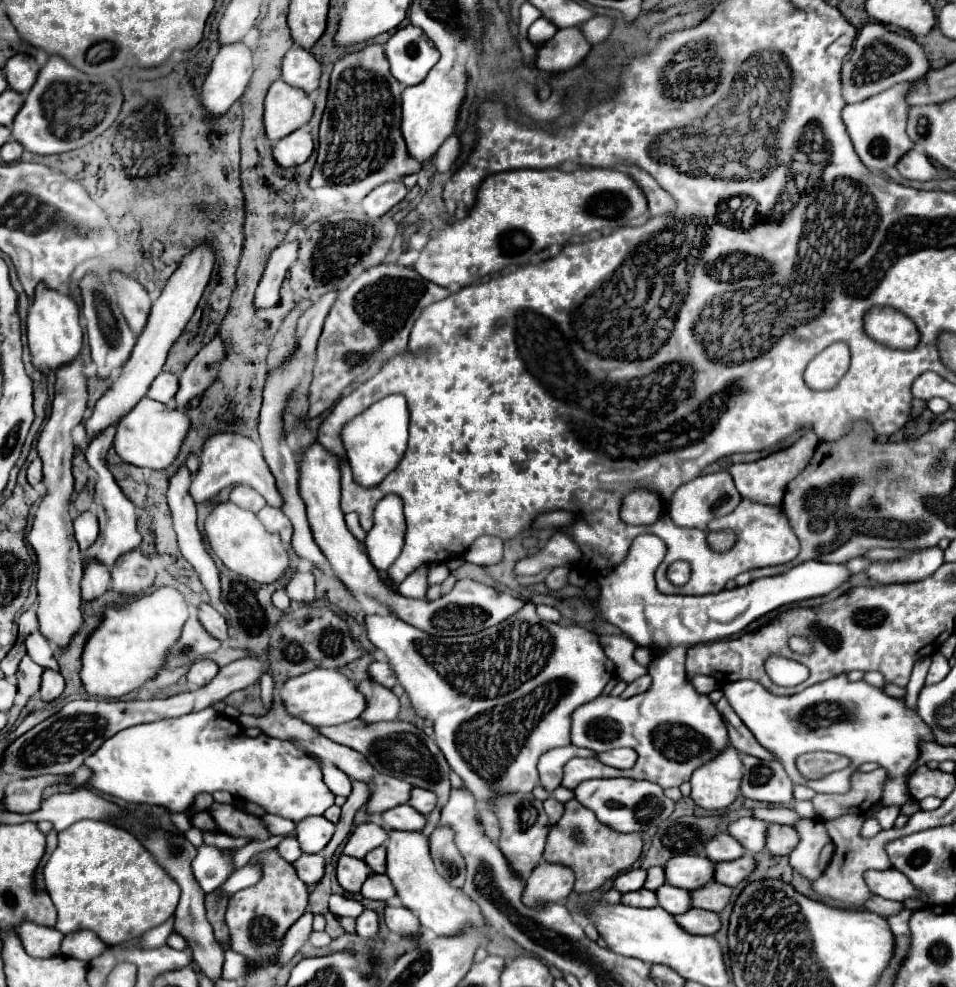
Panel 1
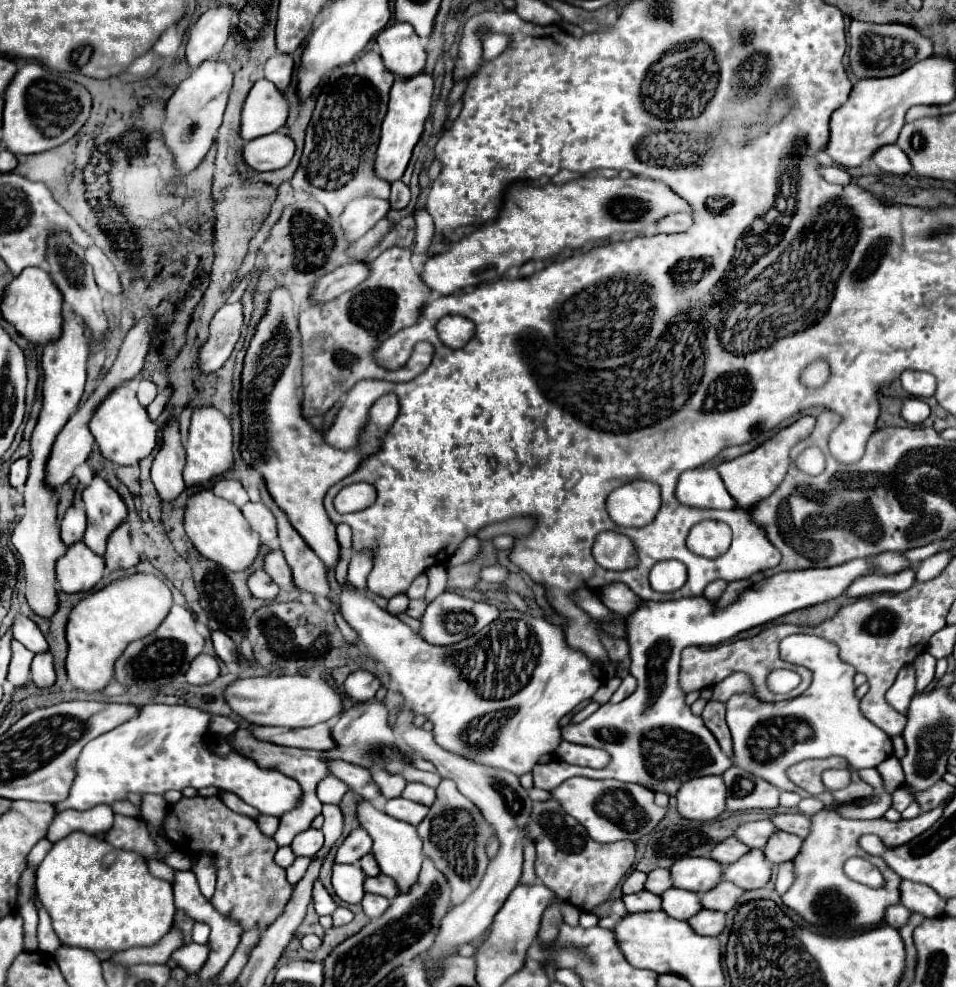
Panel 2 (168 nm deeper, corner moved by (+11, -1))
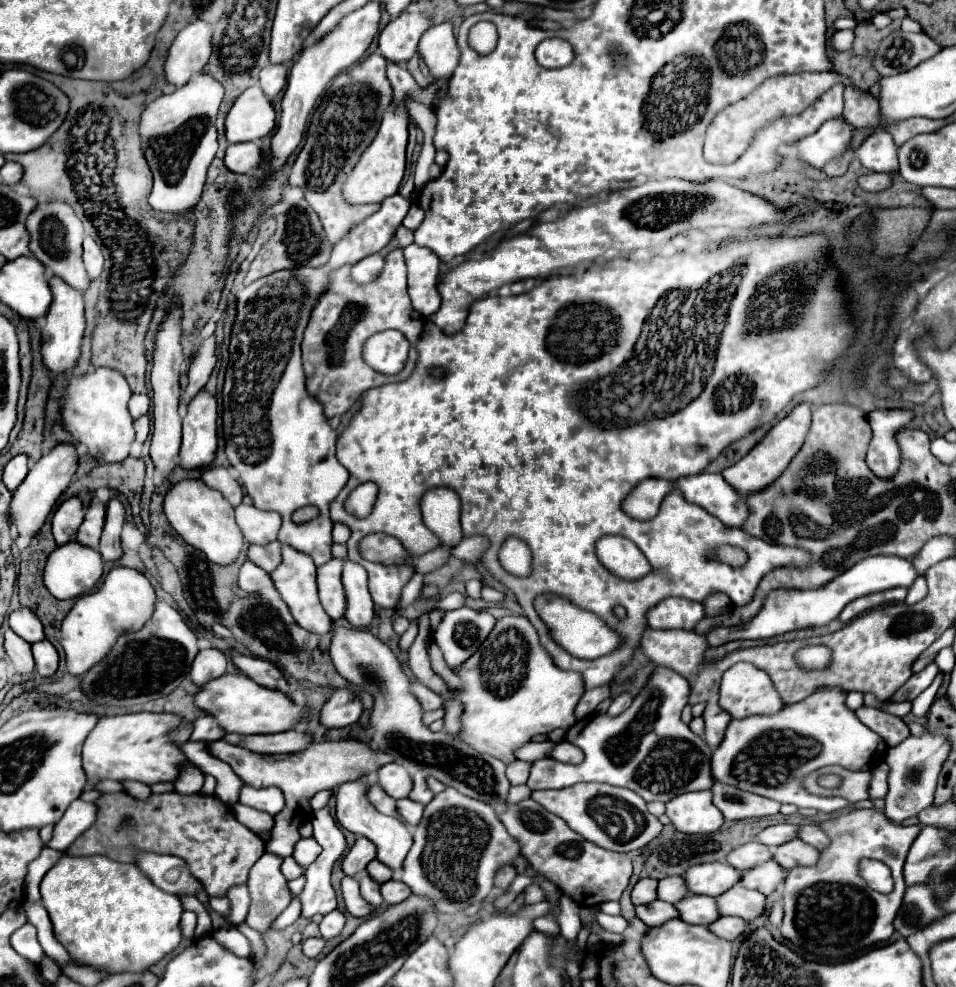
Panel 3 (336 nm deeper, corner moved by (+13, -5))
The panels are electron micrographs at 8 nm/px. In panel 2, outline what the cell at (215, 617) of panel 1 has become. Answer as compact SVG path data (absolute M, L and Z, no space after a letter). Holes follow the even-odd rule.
M213 630L211 638L213 638L213 644L215 644L215 652L223 662L227 662L227 664L239 662L239 652L235 650L235 644L227 634L223 634L219 630Z

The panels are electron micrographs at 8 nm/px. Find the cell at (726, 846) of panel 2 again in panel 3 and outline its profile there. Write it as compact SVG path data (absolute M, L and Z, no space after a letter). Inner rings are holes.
M749 842L749 844L743 844L743 846L735 848L733 852L729 852L729 858L725 858L725 862L731 864L733 868L737 868L739 872L743 872L743 870L749 870L771 858L773 858L773 850L769 846L763 846L759 842Z

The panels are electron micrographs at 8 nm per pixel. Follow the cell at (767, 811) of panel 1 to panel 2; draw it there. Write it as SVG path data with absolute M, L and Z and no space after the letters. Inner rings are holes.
M775 814L771 816L771 822L789 834L795 834L799 838L807 838L811 832L811 818L803 814Z

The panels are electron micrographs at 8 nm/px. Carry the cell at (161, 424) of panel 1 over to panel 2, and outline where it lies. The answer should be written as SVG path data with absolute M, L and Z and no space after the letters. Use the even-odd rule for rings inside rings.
M121 384L101 400L89 420L89 430L99 446L99 452L121 466L143 460L157 446L157 426L149 420L147 410L137 402L133 384Z

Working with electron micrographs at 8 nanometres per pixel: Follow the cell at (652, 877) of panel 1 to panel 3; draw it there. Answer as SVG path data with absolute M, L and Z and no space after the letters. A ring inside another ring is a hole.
M667 876L663 880L659 880L659 888L657 888L657 898L675 904L677 900L681 900L687 894L687 886L685 880L681 876Z

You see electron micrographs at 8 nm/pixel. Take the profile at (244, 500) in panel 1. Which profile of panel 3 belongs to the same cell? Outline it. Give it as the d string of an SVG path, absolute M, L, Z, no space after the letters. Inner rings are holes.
M209 468L203 472L201 480L209 486L209 488L217 488L233 506L241 504L243 500L243 488L241 484L233 478L231 470L227 468Z

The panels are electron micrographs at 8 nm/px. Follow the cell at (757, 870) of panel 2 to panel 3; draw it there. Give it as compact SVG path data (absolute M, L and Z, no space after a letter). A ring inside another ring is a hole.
M767 860L765 864L759 864L757 868L743 872L741 886L769 896L779 886L779 882L783 882L783 878L785 878L785 870L775 860Z

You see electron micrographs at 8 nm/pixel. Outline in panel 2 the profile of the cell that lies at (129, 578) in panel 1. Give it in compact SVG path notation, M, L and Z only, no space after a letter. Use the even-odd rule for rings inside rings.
M123 522L111 532L107 538L107 552L103 554L107 568L119 570L119 568L131 568L139 564L139 554L131 548L129 542L129 524Z

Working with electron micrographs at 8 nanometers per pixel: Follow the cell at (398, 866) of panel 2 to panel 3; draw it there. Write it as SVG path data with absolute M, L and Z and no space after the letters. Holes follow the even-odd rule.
M365 776L355 782L345 782L337 788L337 796L335 796L337 798L337 820L343 828L353 832L355 836L369 838L377 846L377 860L383 862L385 866L389 866L393 872L397 872L397 870L401 870L401 864L405 862L405 856L409 854L413 836L411 836L411 830L399 818L385 816L369 804L369 800L365 796L365 790L369 784L371 784L371 778Z

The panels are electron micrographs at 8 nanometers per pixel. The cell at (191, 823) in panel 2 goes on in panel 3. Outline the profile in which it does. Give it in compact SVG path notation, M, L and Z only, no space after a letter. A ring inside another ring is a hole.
M117 792L103 794L95 804L99 806L97 822L67 848L67 854L103 854L117 862L133 862L137 848L173 854L187 862L193 876L201 880L209 896L221 898L227 896L229 888L247 884L251 866L265 852L265 842L241 822L237 822L233 810L229 810L215 796L181 796L171 792L151 794L147 800L137 800L127 792Z

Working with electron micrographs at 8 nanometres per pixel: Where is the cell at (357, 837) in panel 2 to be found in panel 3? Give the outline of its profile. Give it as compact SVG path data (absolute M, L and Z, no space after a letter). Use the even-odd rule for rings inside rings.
M357 838L347 856L341 862L341 868L347 876L355 876L365 870L365 866L375 858L375 844L367 838Z

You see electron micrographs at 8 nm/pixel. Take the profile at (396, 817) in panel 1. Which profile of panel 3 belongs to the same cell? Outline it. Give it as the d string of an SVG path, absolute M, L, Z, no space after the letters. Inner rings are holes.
M403 798L403 800L397 800L397 812L409 826L417 826L423 816L423 806L419 802Z

